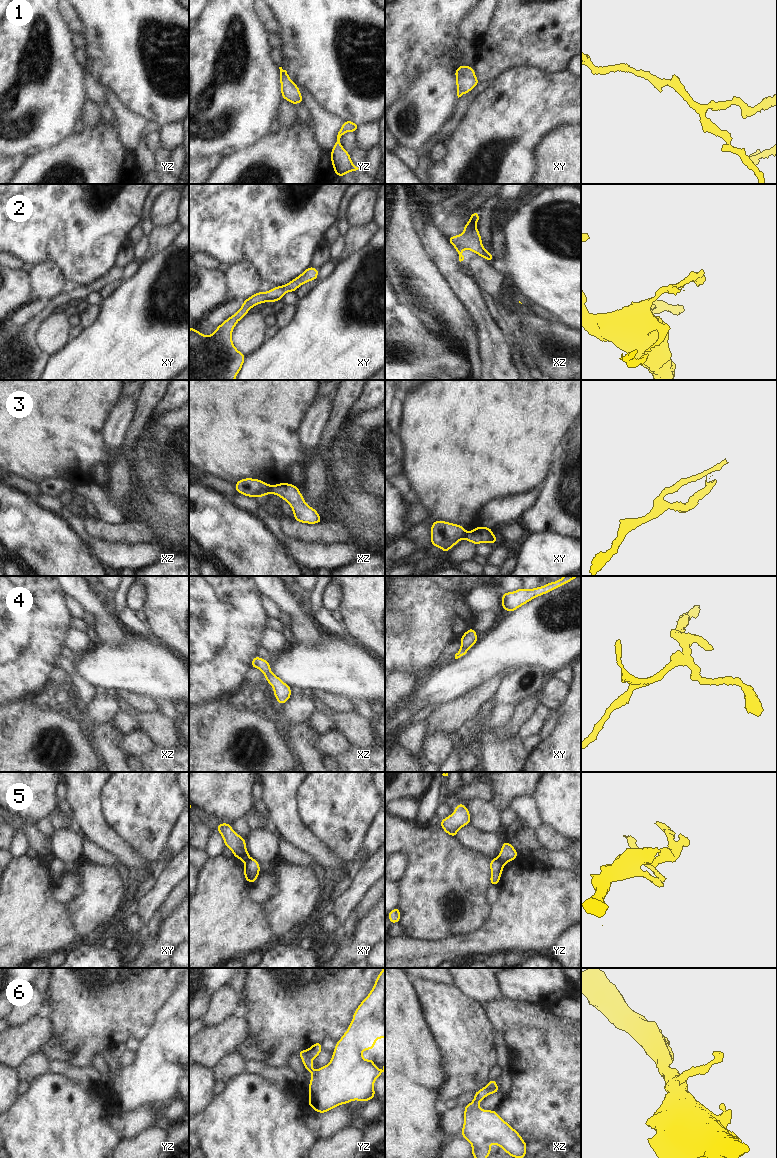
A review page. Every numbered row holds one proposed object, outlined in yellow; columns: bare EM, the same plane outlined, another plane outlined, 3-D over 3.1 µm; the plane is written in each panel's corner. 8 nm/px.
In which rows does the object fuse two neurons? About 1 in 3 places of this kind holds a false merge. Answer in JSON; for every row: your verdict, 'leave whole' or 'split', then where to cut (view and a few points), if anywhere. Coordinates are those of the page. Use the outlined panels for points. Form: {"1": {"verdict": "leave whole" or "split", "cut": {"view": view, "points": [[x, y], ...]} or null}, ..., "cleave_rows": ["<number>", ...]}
{"1": {"verdict": "leave whole", "cut": null}, "2": {"verdict": "leave whole", "cut": null}, "3": {"verdict": "split", "cut": {"view": "xz", "points": [[270, 485], [267, 493]]}}, "4": {"verdict": "leave whole", "cut": null}, "5": {"verdict": "split", "cut": {"view": "yz", "points": [[497, 858], [504, 864]]}}, "6": {"verdict": "leave whole", "cut": null}, "cleave_rows": ["3", "5"]}

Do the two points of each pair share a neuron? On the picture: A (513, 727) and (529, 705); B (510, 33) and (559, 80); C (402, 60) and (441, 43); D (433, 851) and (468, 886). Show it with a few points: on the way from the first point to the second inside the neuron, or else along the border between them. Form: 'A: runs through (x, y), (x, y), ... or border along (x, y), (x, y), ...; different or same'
A: runs through (516, 722), (524, 710); same
B: border along (530, 65), (548, 73), (566, 70); different
C: runs through (412, 50), (419, 43), (431, 43); same
D: runs through (442, 860), (459, 877); same

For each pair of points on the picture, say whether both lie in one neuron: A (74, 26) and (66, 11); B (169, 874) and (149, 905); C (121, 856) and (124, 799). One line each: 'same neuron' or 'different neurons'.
A: same neuron
B: same neuron
C: different neurons

